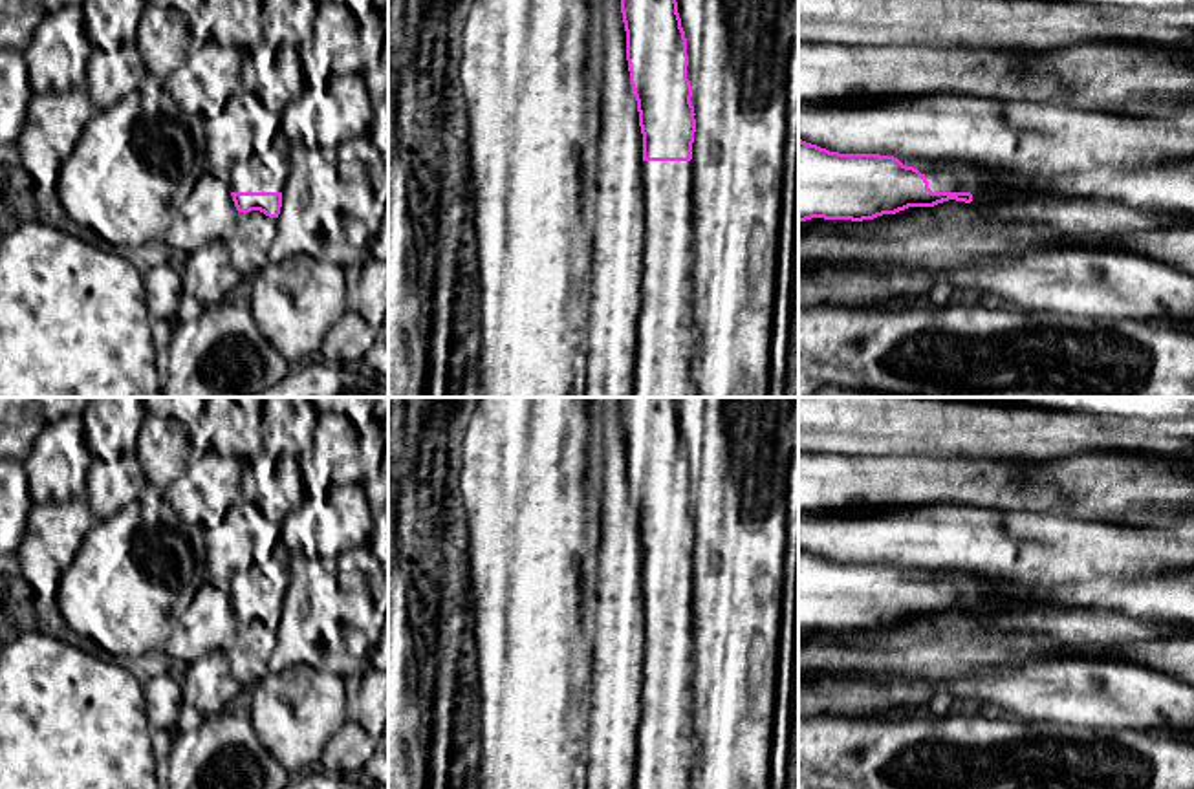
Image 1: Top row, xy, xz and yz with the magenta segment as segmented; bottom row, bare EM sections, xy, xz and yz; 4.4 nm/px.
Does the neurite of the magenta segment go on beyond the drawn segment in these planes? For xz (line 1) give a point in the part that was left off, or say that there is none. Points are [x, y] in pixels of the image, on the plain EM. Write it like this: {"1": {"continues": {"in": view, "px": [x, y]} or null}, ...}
{"1": {"continues": null}}

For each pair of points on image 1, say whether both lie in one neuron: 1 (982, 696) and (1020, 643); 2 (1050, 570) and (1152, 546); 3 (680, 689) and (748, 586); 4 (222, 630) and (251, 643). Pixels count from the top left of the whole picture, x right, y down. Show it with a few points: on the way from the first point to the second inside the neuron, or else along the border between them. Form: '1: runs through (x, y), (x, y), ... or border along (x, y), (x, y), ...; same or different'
1: border along (1046, 658), (1006, 663), (986, 674), (962, 674); different
2: runs through (1075, 564), (1096, 551), (1127, 551); same
3: border along (694, 623), (693, 702); different
4: border along (238, 623), (238, 634), (229, 645); different

